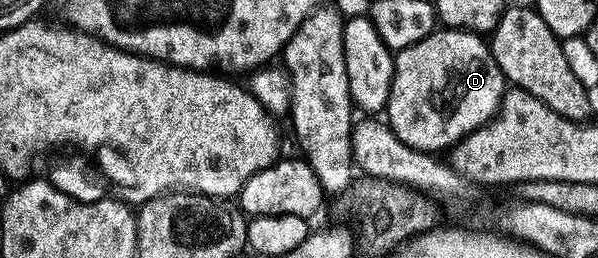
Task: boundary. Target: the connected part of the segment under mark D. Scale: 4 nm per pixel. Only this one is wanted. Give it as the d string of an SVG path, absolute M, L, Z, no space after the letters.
M444 27L399 50L394 60L396 70L386 106L386 121L394 136L412 149L447 150L475 129L488 124L500 111L500 101L506 92L506 78L494 59L489 42L479 33Z

